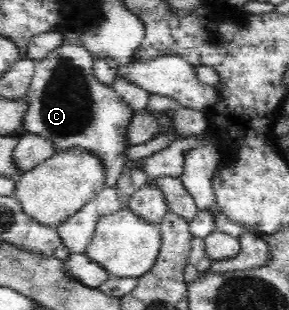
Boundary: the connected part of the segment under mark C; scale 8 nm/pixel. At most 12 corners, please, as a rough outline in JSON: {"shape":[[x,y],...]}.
{"shape":[[83,31],[35,66],[23,127],[87,149],[115,187],[134,111],[95,77]]}

